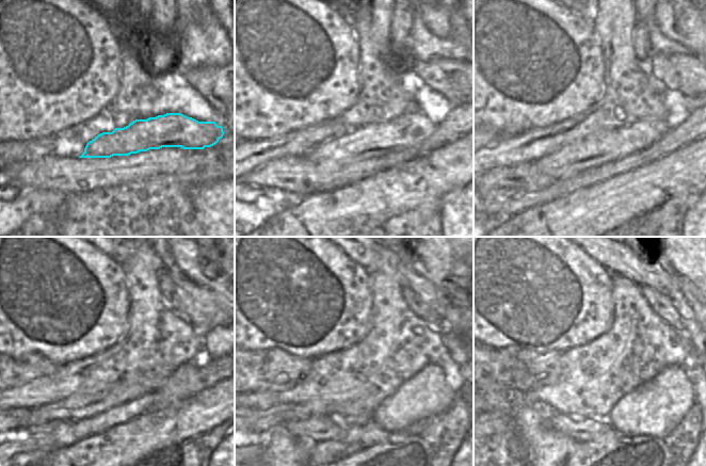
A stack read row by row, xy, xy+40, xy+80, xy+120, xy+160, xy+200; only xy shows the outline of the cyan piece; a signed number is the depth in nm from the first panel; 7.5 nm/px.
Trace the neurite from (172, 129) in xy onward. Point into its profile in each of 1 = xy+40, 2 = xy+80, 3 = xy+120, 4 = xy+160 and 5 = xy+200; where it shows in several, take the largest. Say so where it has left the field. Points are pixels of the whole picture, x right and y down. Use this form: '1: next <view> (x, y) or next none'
1: next xy+40 (410, 130)
2: next xy+80 (583, 153)
3: next xy+120 (96, 398)
4: next xy+160 (266, 420)
5: next xy+200 (495, 423)

